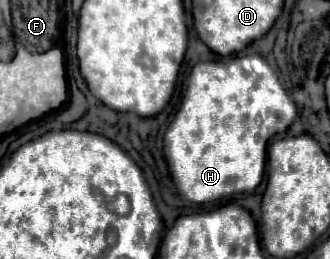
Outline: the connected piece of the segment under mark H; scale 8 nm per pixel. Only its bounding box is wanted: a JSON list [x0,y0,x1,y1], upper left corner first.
[165,55,297,203]

